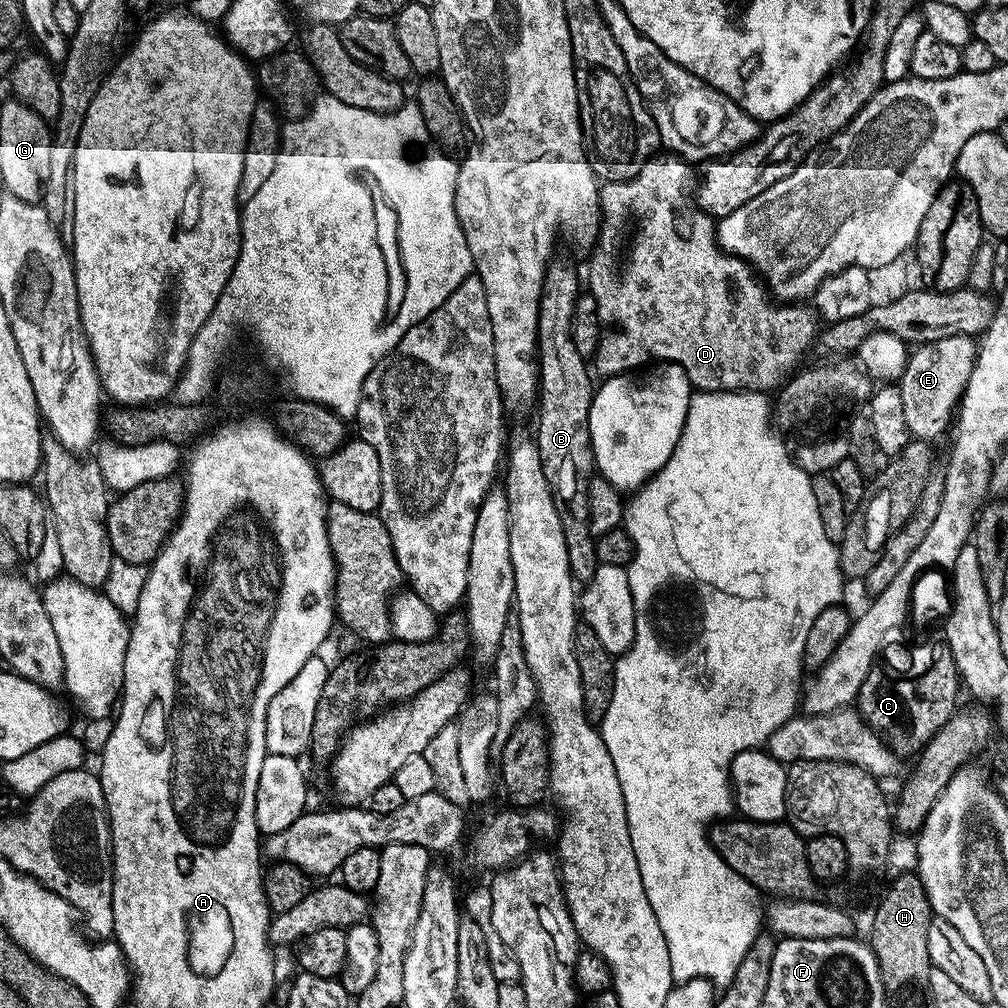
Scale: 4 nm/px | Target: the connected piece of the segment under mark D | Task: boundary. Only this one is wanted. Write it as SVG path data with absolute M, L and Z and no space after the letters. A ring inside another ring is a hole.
M657 154L646 161L642 170L638 170L638 174L634 178L613 180L601 187L601 221L605 225L613 224L614 227L620 229L616 232L616 240L614 237L604 234L595 241L594 247L591 249L593 252L592 261L588 264L588 276L586 272L586 288L587 291L588 288L592 291L590 300L594 305L594 315L602 325L594 353L596 368L601 372L601 377L607 378L609 376L622 376L633 370L643 369L653 362L663 362L682 366L682 370L686 370L693 389L701 392L742 392L747 390L749 392L771 393L773 390L779 389L801 367L800 359L811 348L814 348L818 340L817 317L811 307L808 307L809 309L803 308L805 305L800 302L773 303L765 285L758 279L752 265L738 256L733 256L731 252L725 252L717 245L716 224L713 217L705 216L702 209L696 205L693 193L690 191L694 184L692 168L693 165L689 161L681 160L679 156Z

